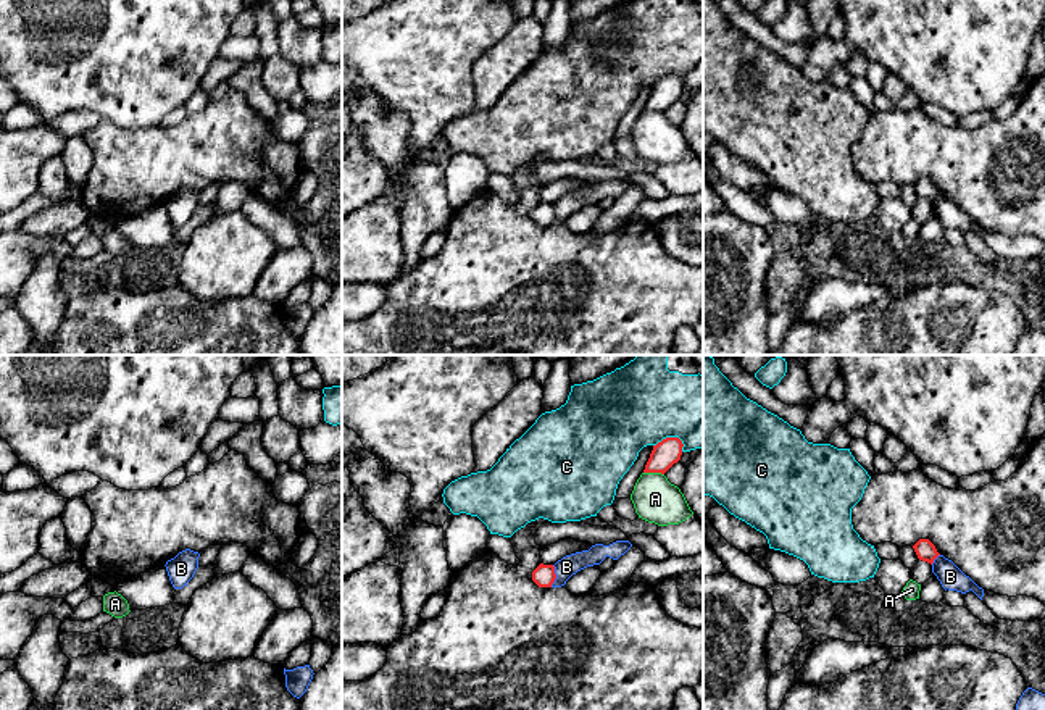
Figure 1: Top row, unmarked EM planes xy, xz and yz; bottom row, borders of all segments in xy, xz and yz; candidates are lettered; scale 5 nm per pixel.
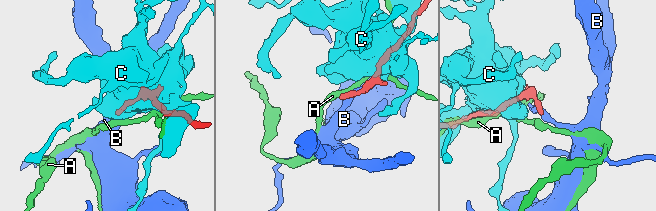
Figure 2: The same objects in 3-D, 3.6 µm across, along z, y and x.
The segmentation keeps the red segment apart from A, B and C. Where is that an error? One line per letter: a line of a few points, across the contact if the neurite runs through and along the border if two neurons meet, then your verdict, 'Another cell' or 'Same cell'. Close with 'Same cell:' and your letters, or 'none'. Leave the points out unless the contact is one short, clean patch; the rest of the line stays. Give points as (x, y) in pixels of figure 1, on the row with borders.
A: Line: xz (644, 471), (660, 471), (663, 475). Another cell
B: Line: xz (553, 565), (555, 581), (550, 586). Another cell
C: Another cell
Same cell: none

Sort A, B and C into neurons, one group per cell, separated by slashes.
A / B / C

